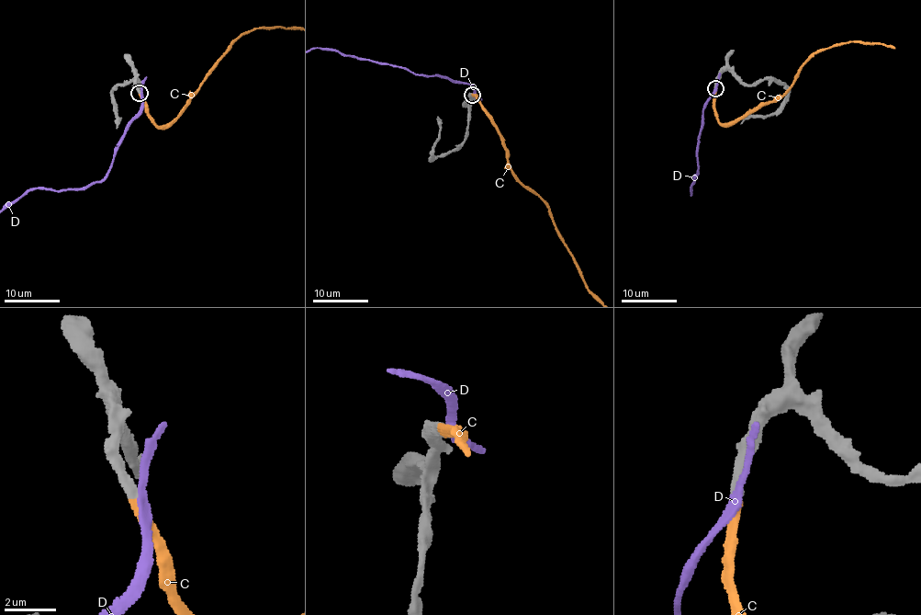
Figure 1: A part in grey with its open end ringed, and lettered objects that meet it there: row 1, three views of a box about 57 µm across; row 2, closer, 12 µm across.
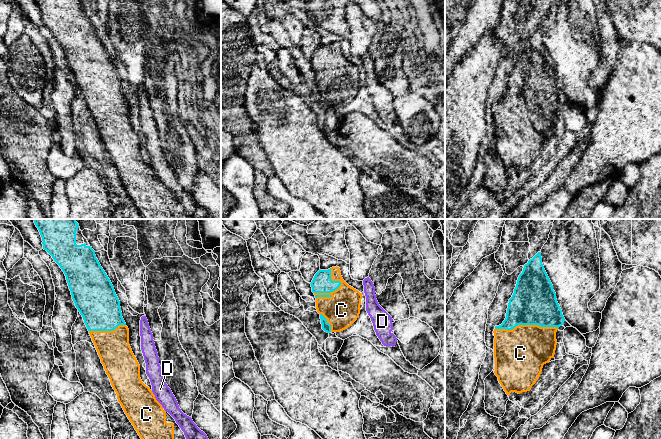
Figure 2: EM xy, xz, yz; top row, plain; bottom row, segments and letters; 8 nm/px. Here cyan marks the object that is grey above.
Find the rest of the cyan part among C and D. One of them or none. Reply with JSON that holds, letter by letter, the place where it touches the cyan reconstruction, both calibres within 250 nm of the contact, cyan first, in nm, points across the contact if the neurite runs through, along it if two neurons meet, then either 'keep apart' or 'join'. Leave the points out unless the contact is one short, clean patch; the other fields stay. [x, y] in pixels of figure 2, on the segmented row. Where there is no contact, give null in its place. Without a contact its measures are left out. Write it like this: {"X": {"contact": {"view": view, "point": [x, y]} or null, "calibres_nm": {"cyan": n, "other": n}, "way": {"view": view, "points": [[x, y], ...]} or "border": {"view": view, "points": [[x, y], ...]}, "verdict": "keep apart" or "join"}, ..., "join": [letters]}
{"C": {"contact": {"view": "xz", "point": [339, 285]}, "calibres_nm": {"cyan": 160, "other": 280}, "verdict": "join"}, "D": {"contact": null, "verdict": "keep apart"}, "join": ["C"]}

